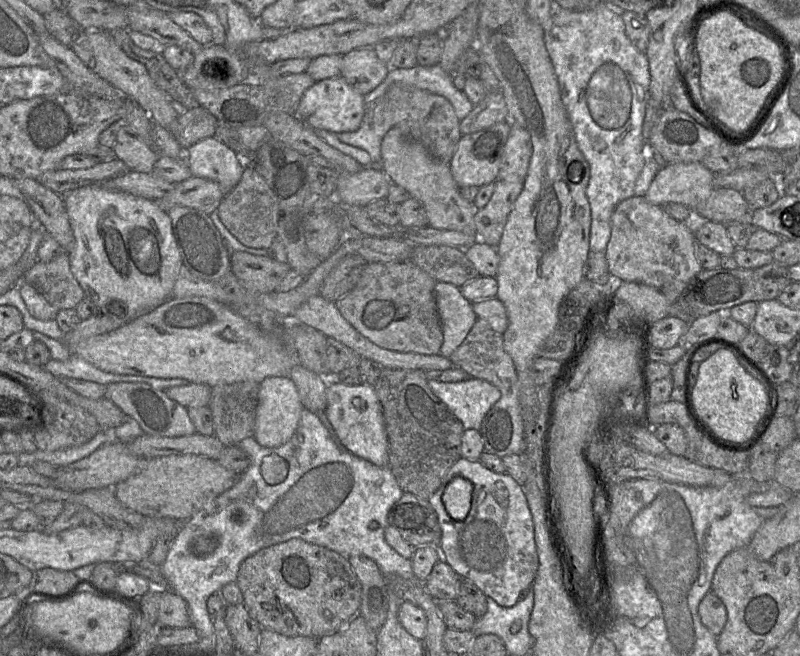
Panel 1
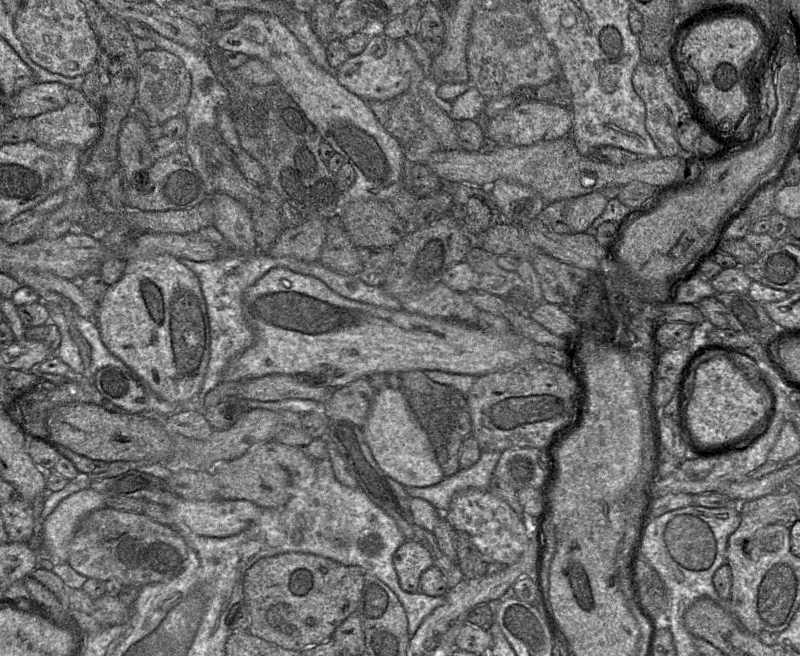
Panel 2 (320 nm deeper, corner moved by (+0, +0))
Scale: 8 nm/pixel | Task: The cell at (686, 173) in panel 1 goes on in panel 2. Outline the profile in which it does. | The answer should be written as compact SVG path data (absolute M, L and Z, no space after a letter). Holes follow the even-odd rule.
M601 191L571 198L564 211L564 222L572 232L584 232L603 212L608 199Z

